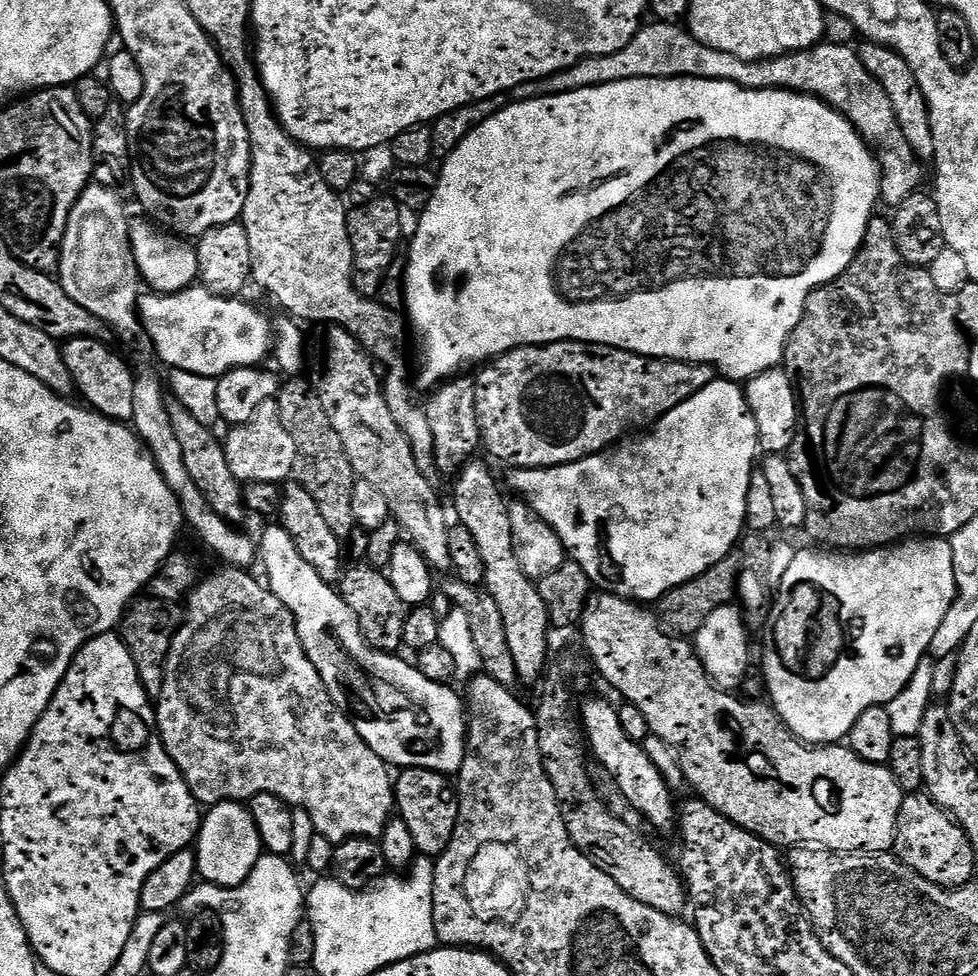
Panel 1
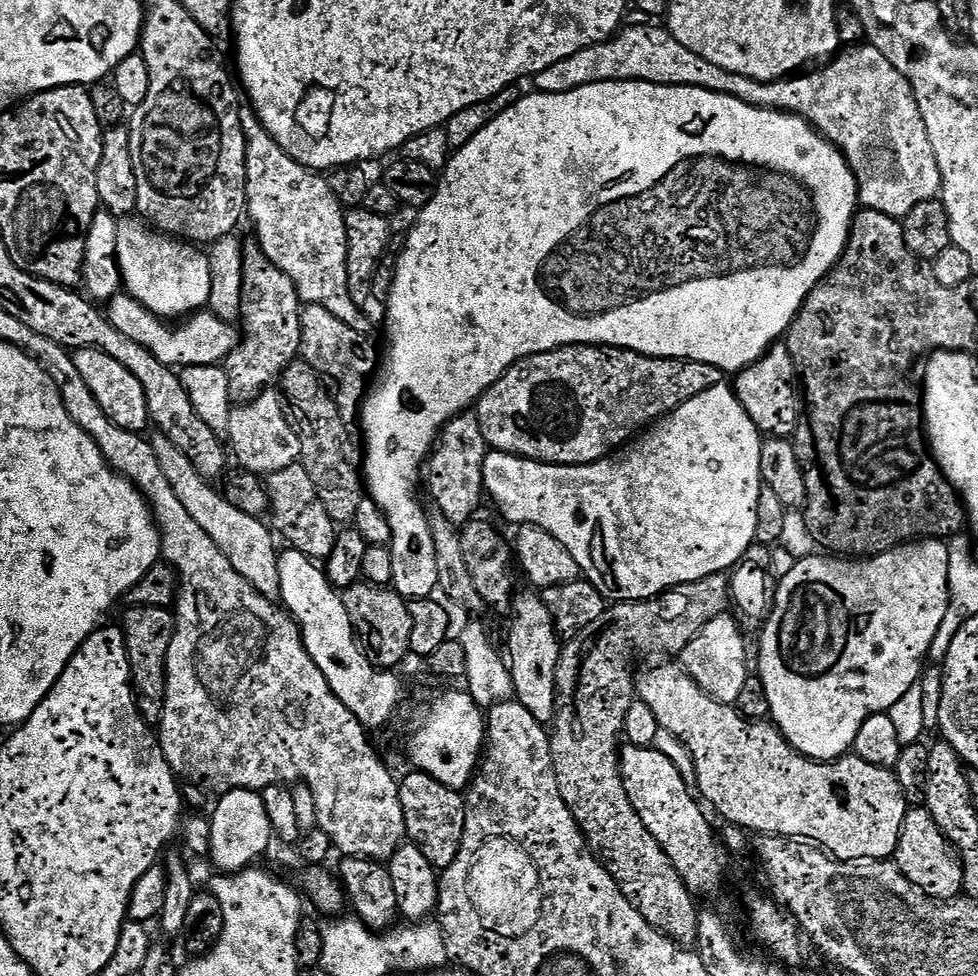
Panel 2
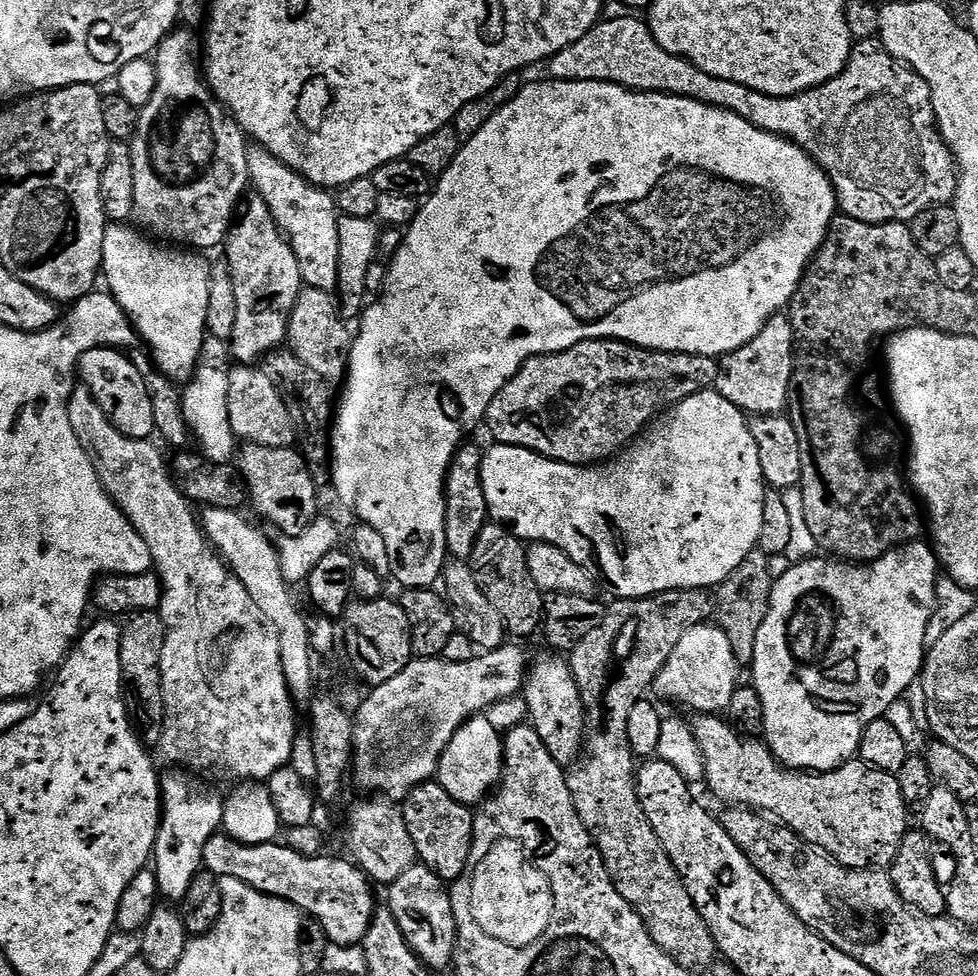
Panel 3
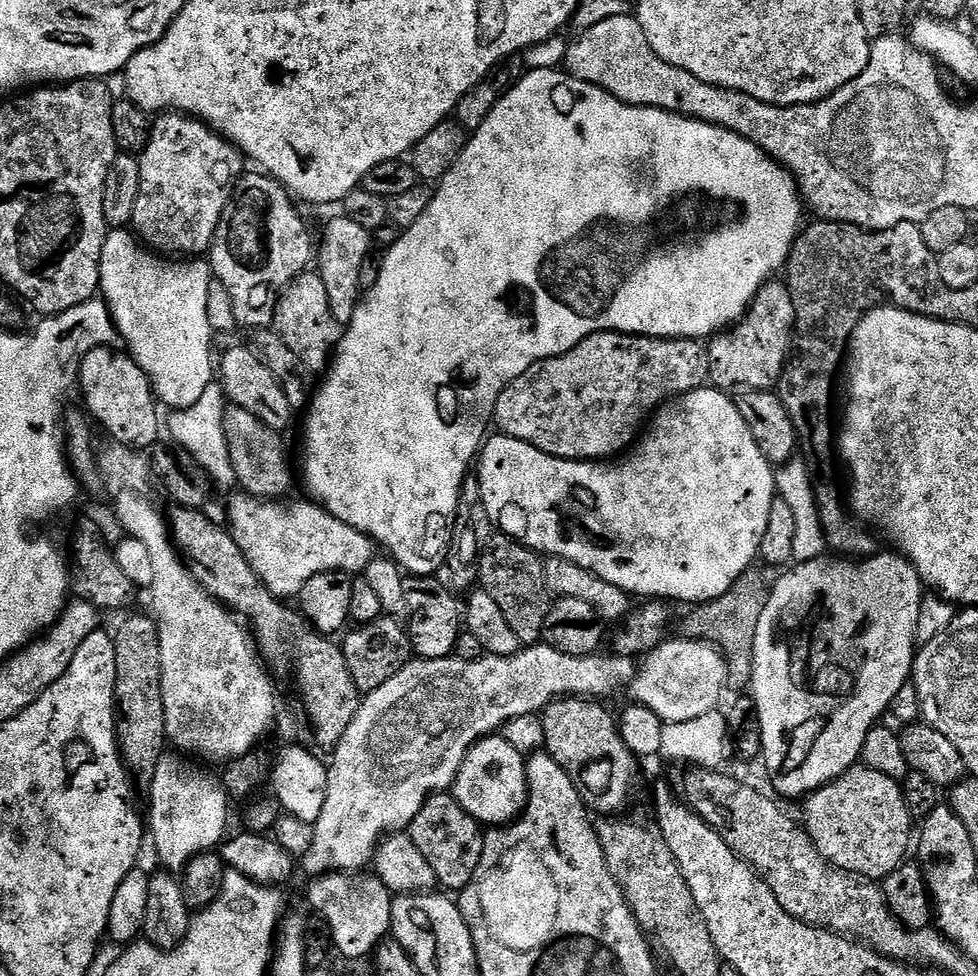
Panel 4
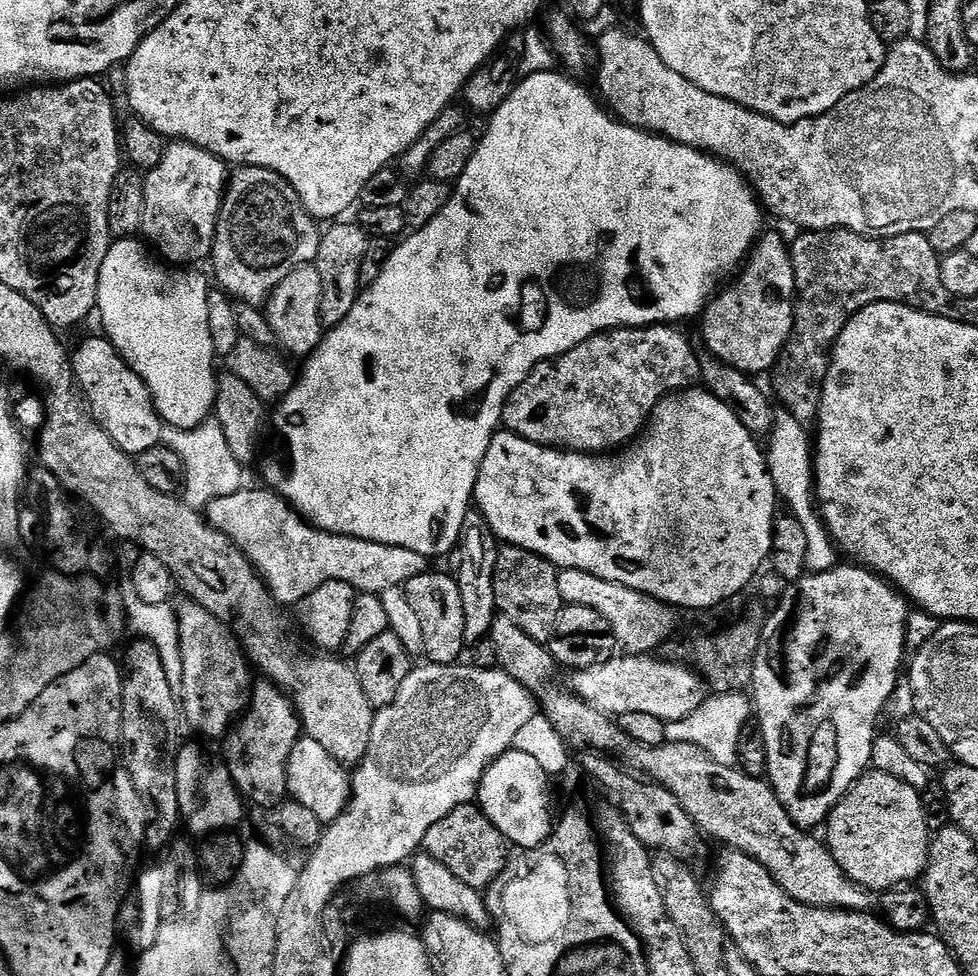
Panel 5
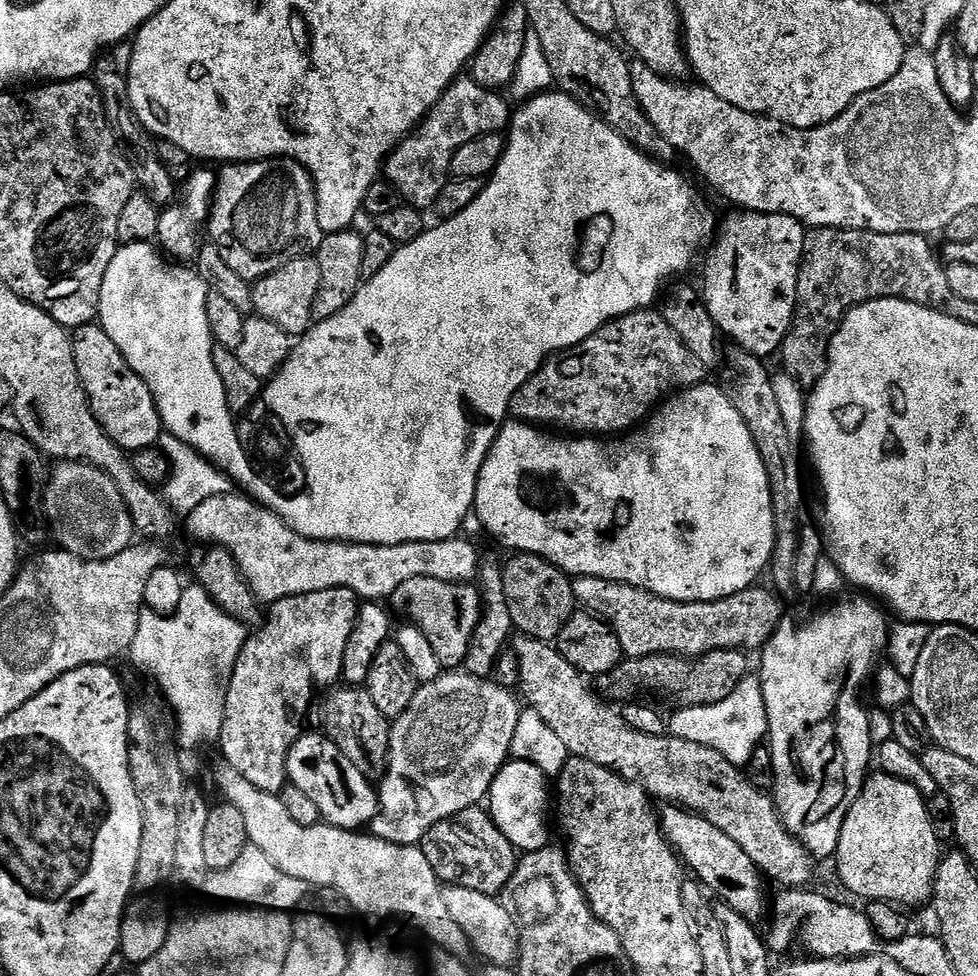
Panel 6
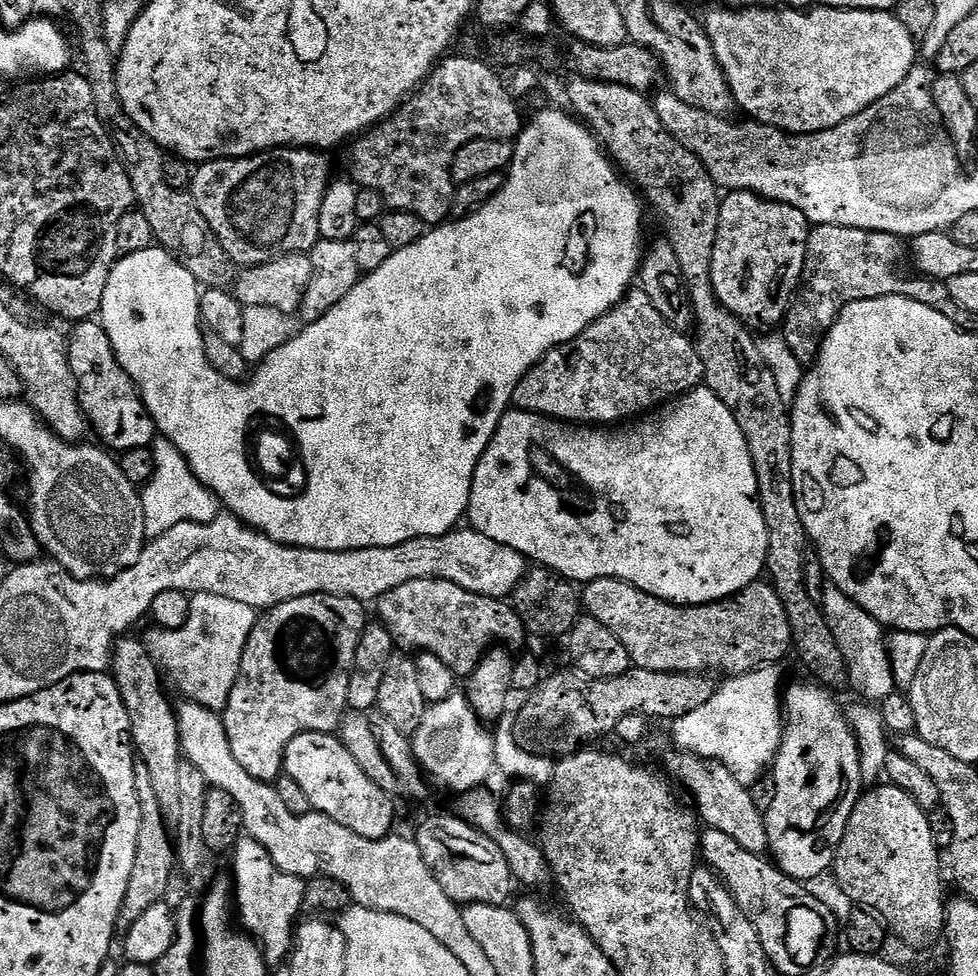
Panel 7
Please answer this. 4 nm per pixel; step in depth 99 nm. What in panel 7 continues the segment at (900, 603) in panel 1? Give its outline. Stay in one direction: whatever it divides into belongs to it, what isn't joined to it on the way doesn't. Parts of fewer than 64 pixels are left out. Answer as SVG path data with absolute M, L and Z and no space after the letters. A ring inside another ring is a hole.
M810 682L794 684L785 691L784 738L773 761L773 796L764 818L776 866L801 882L816 880L835 865L842 834L864 784L851 721L840 717L835 698L827 696L832 694L823 685Z

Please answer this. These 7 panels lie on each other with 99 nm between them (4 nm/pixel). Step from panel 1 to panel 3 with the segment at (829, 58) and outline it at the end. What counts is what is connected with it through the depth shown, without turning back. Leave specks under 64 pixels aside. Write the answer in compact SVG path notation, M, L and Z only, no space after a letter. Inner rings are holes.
M620 14L617 20L601 19L599 24L595 24L590 31L582 34L582 38L578 38L578 42L574 42L570 46L566 46L566 50L558 50L558 54L554 54L552 59L547 61L547 75L553 80L597 80L598 82L610 82L611 84L621 84L624 88L633 88L635 92L661 92L662 94L670 94L671 96L685 96L691 100L697 100L703 104L713 104L716 108L725 108L734 114L738 114L738 118L746 118L754 126L758 126L762 130L772 132L776 136L785 136L790 142L794 142L804 151L808 152L819 164L820 169L830 178L832 188L836 192L836 203L839 211L845 216L854 218L858 222L866 222L867 224L890 224L893 222L911 222L915 217L936 205L947 205L949 201L956 195L956 177L958 169L956 166L956 158L946 146L946 142L940 137L940 132L936 128L936 115L934 114L934 106L932 105L932 95L930 94L930 86L926 86L926 82L913 70L895 60L890 53L885 52L883 47L875 39L861 40L855 45L848 59L846 67L840 71L830 82L826 82L817 88L811 88L805 92L799 92L796 96L767 96L761 92L750 90L746 86L742 86L733 80L726 78L714 78L714 74L706 74L706 70L698 70L698 66L694 66L686 58L670 54L670 50L662 50L662 46L658 46L658 42L654 38L654 34L648 29L647 23L643 19L635 20L635 15Z

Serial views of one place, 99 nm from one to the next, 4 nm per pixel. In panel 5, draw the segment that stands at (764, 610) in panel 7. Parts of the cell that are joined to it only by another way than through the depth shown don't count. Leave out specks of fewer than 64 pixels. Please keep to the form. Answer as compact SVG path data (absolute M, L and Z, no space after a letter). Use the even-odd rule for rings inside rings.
M562 568L556 573L558 591L564 604L577 604L593 608L610 626L617 645L625 653L642 656L652 654L665 640L673 639L676 632L677 609L670 604L663 604L653 596L642 594L633 588L622 586L618 582L606 582L586 570Z

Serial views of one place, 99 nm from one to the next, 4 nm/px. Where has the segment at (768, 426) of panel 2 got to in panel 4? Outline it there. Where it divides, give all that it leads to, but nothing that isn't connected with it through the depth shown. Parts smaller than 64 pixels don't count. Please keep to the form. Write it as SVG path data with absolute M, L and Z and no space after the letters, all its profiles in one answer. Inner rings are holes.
M773 278L763 284L752 299L748 311L731 328L721 330L707 341L711 387L721 390L766 392L775 389L790 359L790 347L796 330L794 302L787 283Z

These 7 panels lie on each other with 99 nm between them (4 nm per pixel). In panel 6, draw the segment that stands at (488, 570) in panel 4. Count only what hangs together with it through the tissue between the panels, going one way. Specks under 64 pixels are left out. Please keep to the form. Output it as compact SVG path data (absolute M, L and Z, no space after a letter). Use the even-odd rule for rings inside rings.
M519 553L513 555L513 559L504 564L503 574L503 593L506 594L506 602L510 607L510 618L513 627L521 634L534 637L536 640L551 643L555 641L562 626L572 617L576 610L577 602L573 596L573 586L571 577L557 568L555 564L541 558L541 556Z

